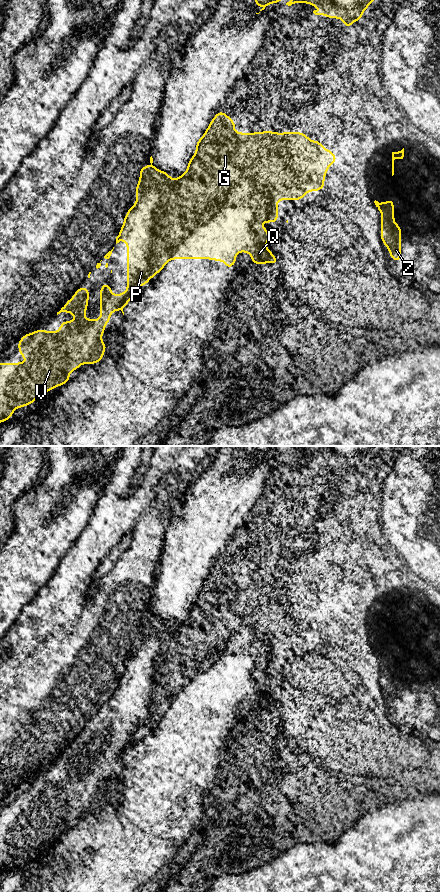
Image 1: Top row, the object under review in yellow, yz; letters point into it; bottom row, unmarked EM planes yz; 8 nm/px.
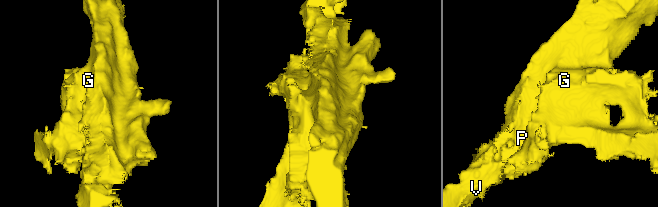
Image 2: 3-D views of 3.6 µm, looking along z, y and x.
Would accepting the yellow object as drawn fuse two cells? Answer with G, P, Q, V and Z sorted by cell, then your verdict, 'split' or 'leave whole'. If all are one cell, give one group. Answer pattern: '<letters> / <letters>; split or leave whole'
G Q Z / P V; split

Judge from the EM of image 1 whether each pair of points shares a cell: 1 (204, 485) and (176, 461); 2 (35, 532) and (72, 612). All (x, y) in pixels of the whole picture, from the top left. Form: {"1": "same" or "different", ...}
{"1": "different", "2": "different"}

